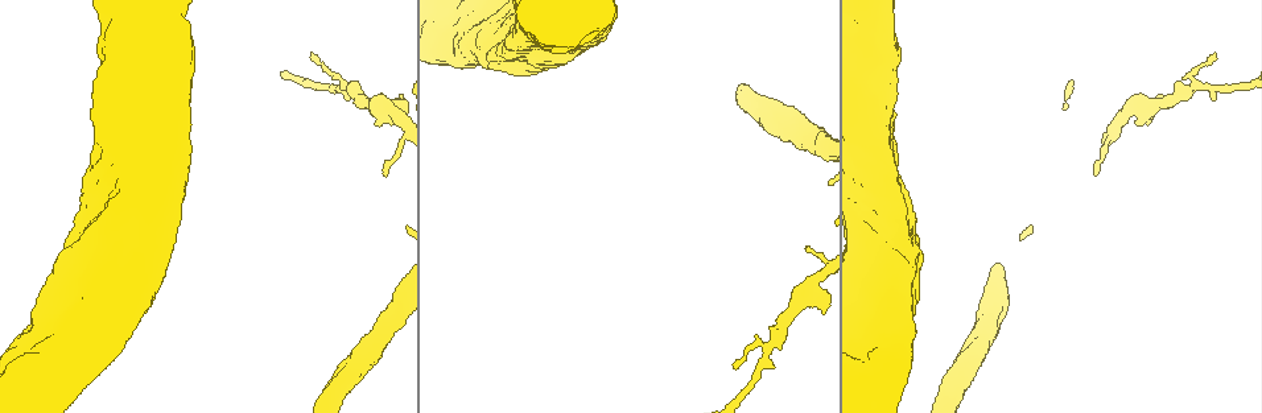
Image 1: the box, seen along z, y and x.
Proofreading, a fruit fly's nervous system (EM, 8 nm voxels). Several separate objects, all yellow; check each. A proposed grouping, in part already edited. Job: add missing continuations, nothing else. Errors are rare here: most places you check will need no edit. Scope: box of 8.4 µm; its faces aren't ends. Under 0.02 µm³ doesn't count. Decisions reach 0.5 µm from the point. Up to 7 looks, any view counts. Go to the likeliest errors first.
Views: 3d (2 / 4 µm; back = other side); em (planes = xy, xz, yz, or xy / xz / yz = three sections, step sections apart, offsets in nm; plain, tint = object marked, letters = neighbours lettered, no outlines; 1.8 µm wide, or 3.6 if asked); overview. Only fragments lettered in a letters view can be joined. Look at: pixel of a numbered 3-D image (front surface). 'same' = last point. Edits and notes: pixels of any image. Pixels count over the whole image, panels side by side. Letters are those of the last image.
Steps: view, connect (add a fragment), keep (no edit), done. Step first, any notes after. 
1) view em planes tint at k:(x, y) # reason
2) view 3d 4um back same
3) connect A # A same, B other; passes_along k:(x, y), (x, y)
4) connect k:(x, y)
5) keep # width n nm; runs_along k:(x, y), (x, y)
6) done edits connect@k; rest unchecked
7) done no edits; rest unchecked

view em xy step 16 tint at 1:(1216, 57) # branch stops here

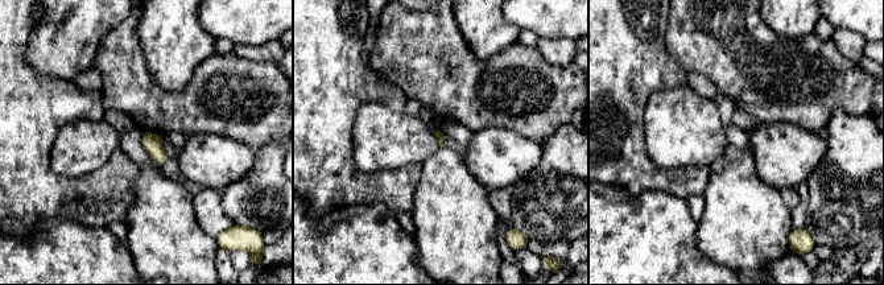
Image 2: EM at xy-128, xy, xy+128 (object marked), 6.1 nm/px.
view em xz step 4 letters same

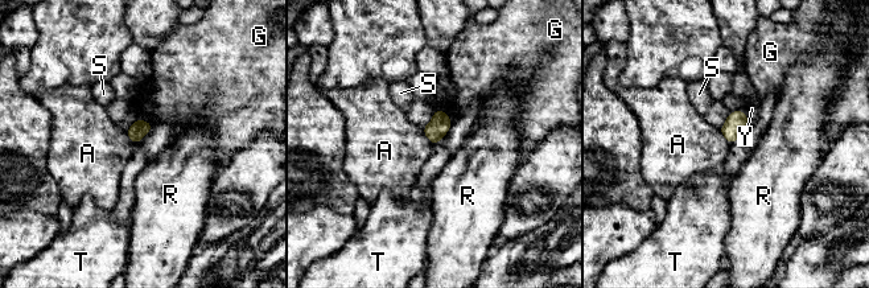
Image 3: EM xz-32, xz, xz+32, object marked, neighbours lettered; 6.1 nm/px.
keep # width 100 nm; A other, G other, R other, S other, T other, Y other; border 3:(421, 128), (432, 144); no lettered fragment goes on from it

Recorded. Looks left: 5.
view em planes letters at 1:(807, 249)

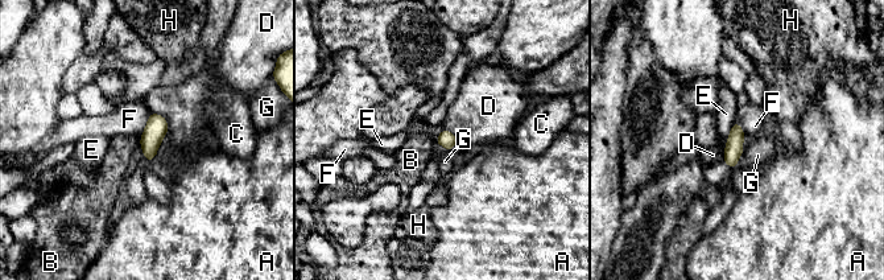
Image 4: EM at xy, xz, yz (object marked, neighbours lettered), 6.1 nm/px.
keep # width 100 nm; A other, B other, C other, D other, E other, F other, G other, H other; border 4:(735, 119), (725, 145); none of them fits

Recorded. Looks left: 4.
view em 3.6um planes letters at 1:(897, 292) # touches itself

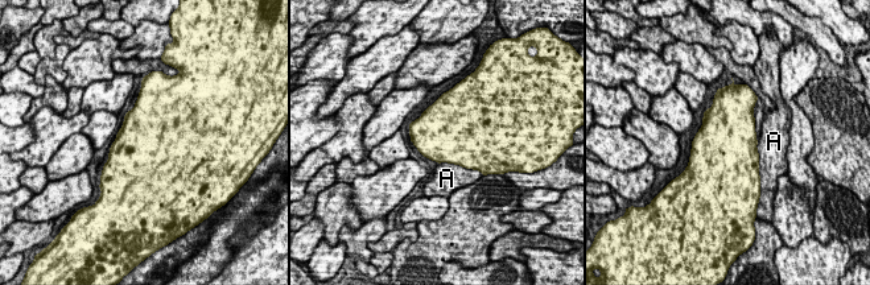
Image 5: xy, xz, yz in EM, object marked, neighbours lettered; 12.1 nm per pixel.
keep # A other; border 5:(757, 140), (759, 176); no lettered fragment goes on from it

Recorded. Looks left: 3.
done no edits; rest unchecked

